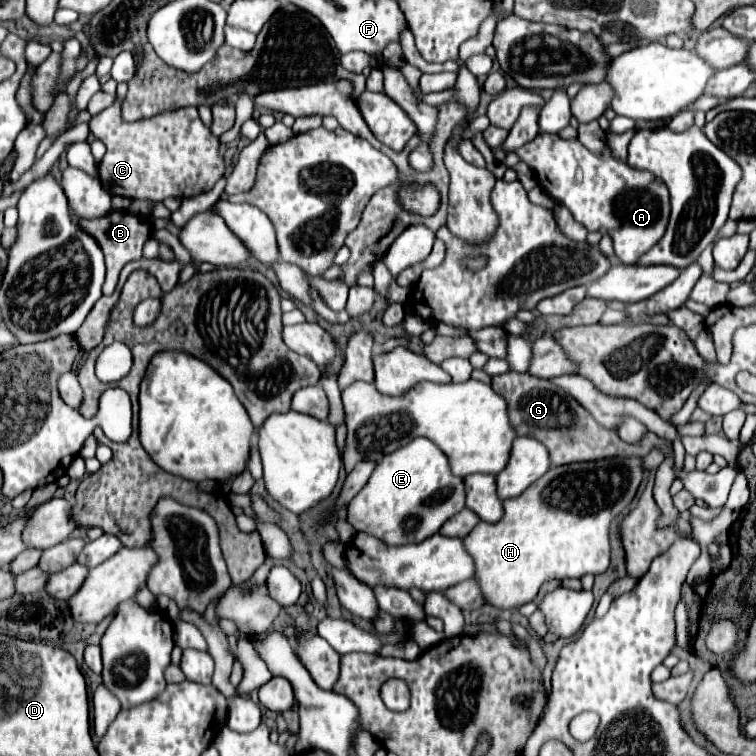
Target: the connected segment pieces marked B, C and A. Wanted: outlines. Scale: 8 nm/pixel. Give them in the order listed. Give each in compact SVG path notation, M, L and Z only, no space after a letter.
M111 210L107 216L99 216L99 218L79 218L75 214L71 214L71 220L73 224L83 230L85 234L93 236L97 240L97 244L101 246L103 254L105 254L105 262L107 262L107 280L103 284L103 294L105 296L111 296L115 286L117 286L117 278L119 278L119 272L121 268L131 262L131 260L139 260L143 256L143 244L151 238L153 230L151 230L151 224L147 218L143 216L137 216L133 212L127 212L127 210Z
M117 98L89 122L95 138L107 146L107 154L99 162L99 180L113 196L151 202L169 196L181 200L209 192L225 176L225 158L219 154L221 142L203 126L197 108L181 108L139 122L125 122L121 102Z
M539 134L517 154L537 174L539 186L569 208L581 226L611 236L619 262L637 264L663 238L671 212L667 186L651 172L637 170L617 158L609 146L601 154L593 154L577 138L563 140L557 134Z

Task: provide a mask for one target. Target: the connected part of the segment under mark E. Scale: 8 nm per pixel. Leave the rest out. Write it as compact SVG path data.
M415 438L407 446L387 454L371 474L371 480L365 488L349 502L347 520L355 530L363 530L371 536L385 540L387 544L411 544L421 542L435 532L461 508L465 506L465 484L461 476L455 476L449 466L449 458L443 454L439 446L435 446L429 438Z

